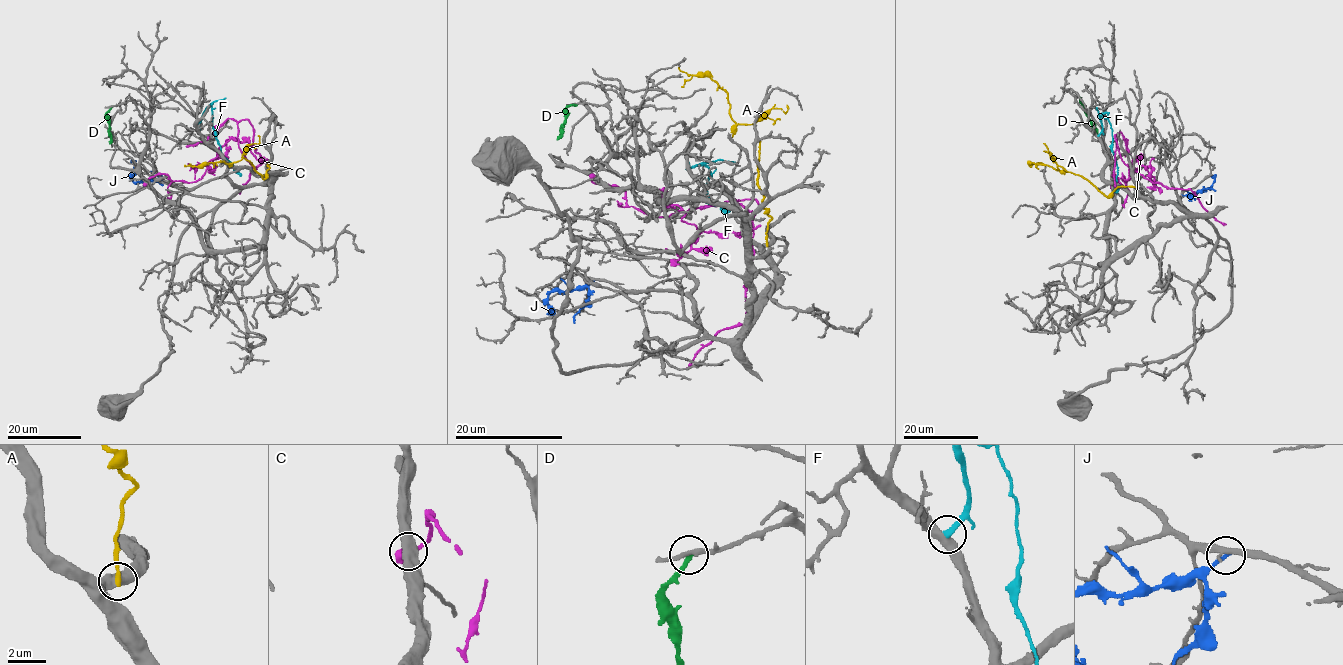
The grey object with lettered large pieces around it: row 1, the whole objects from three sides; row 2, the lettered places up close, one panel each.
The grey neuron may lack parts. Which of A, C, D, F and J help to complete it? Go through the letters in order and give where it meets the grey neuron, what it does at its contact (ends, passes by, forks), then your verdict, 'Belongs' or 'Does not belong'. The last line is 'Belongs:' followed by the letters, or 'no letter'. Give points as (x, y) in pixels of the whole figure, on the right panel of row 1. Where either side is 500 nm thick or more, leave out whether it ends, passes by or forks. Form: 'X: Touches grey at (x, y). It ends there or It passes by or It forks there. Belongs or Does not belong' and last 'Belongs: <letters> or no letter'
A: Touches grey at (1136, 187). Does not belong
C: Touches grey at (1112, 185). Does not belong
D: Touches grey at (1080, 97). It ends there. Does not belong
F: Touches grey at (1098, 135). It ends there. Does not belong
J: Touches grey at (1182, 195). It ends there. Does not belong
Belongs: no letter

